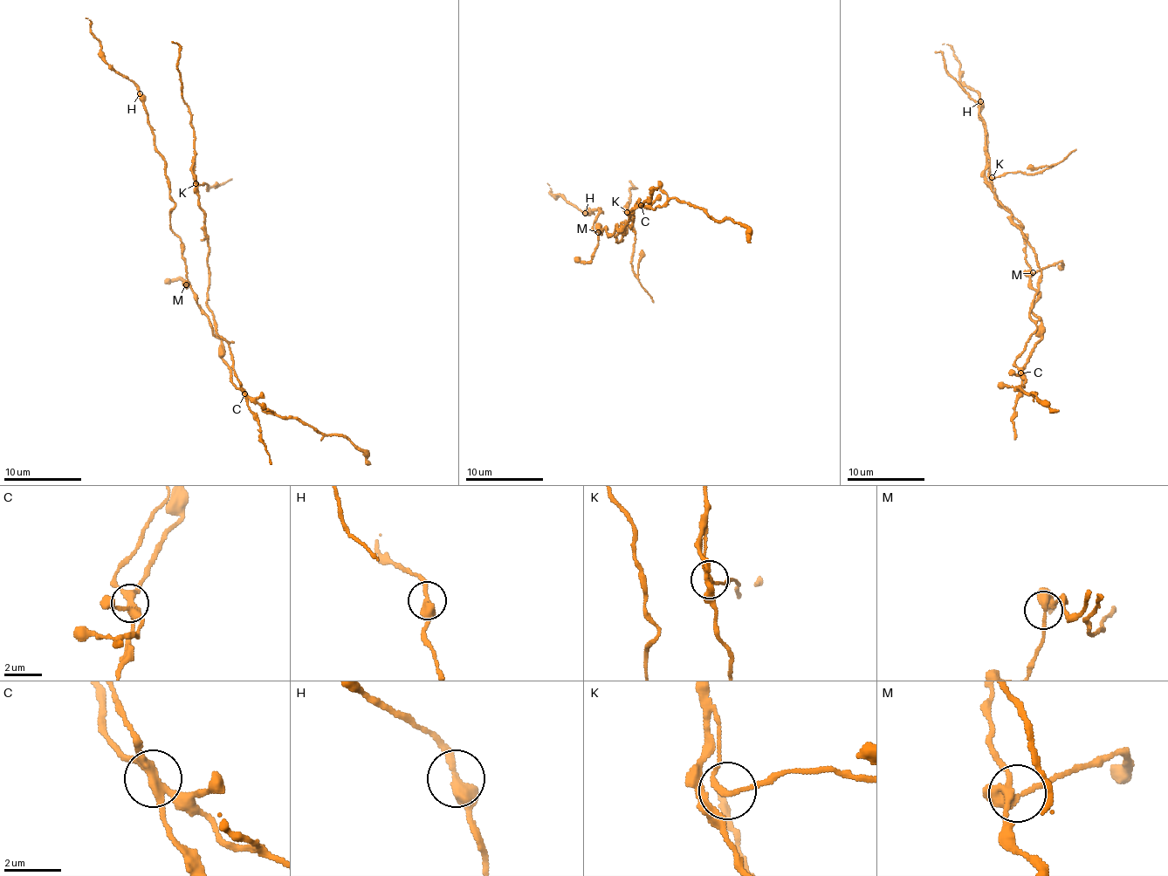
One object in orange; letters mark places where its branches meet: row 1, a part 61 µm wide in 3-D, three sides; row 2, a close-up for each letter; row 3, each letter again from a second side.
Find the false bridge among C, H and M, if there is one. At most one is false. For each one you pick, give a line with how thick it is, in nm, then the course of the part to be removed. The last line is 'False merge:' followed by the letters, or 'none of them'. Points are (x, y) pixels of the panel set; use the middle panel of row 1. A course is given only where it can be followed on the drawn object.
C: Thickness 320 nm. Course of the part to remove: (642, 204), (631, 228), (621, 223), (617, 242), (628, 208), (634, 217), (629, 181)
False merge: C

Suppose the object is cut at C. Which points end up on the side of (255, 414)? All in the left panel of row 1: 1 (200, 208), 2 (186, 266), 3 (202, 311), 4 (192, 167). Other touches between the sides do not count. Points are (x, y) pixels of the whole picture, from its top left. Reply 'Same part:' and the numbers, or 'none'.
Same part: 1, 4

